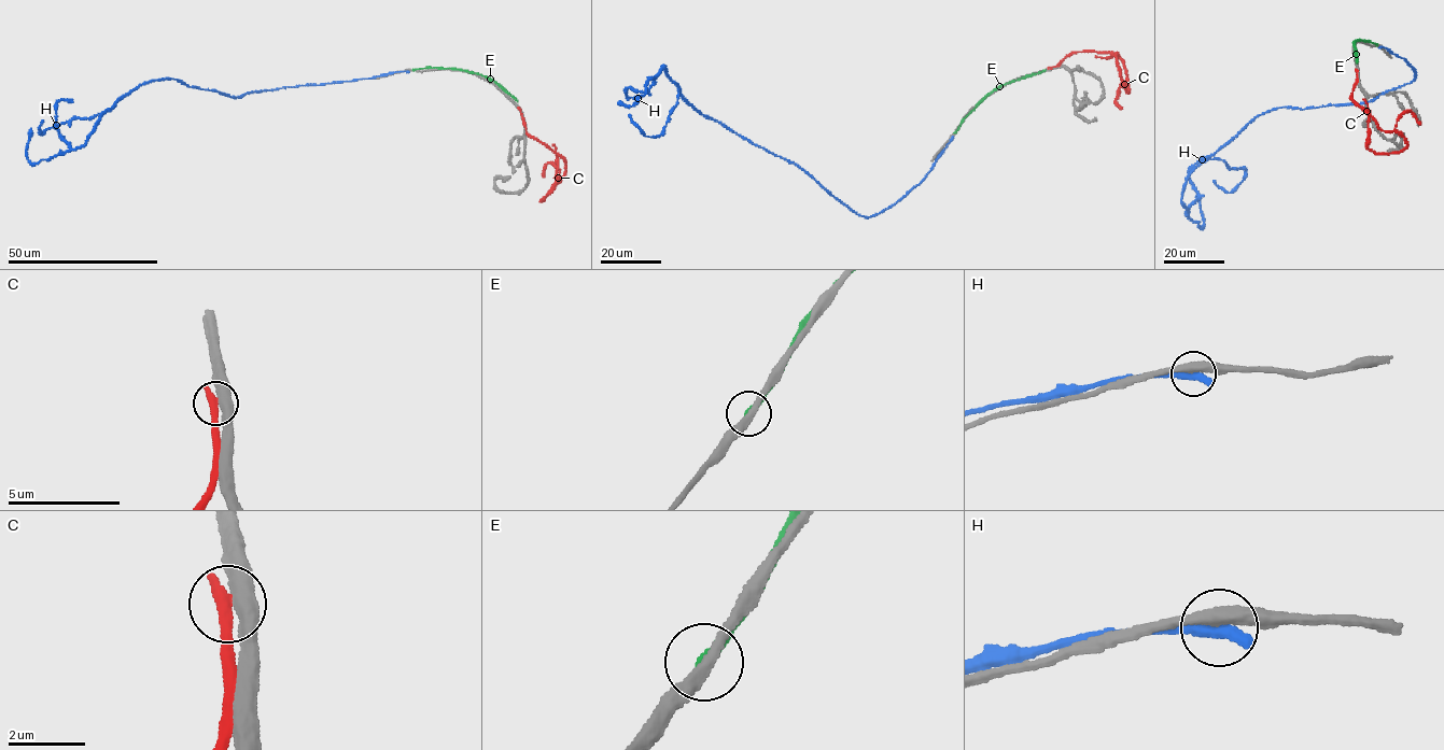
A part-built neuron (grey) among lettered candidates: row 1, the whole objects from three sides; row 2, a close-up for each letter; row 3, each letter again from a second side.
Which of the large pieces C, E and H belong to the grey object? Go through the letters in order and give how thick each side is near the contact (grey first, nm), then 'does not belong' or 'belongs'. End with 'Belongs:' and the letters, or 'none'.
C: 440/360 nm | does not belong
E: 280/280 nm | does not belong
H: 360/550 nm | does not belong
Belongs: none

